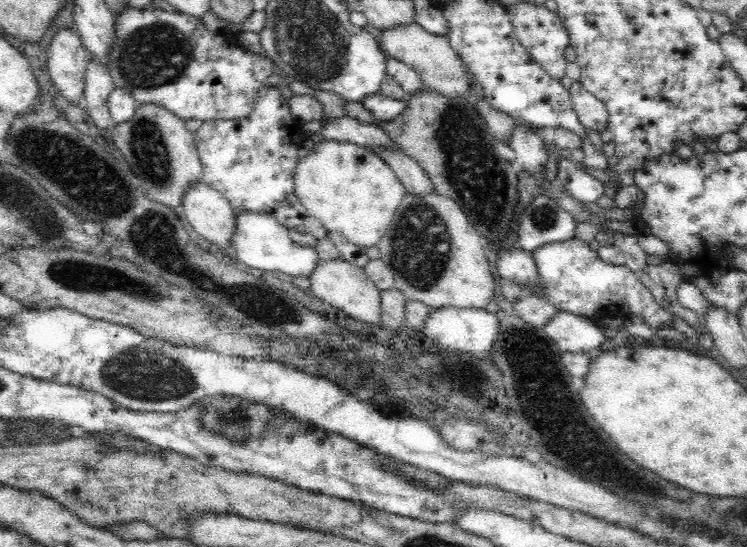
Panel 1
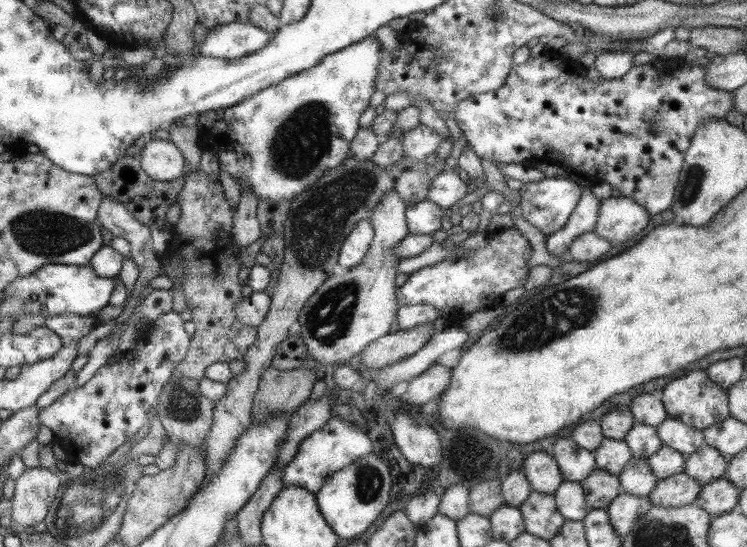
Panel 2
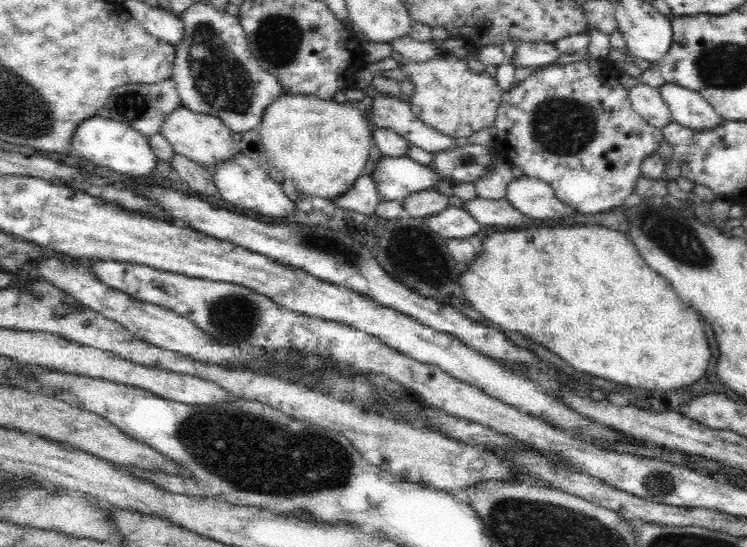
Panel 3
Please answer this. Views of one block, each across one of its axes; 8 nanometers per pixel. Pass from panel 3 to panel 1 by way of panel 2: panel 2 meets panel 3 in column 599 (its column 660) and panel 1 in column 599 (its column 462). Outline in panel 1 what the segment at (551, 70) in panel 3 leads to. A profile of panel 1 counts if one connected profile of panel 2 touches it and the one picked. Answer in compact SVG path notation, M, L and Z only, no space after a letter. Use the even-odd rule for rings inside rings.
M582 82L572 84L570 98L572 98L572 106L580 118L580 124L588 130L590 136L594 136L596 132L600 134L600 130L608 128L608 112L604 108L604 104L600 100L596 100L596 96L590 94L582 86Z

